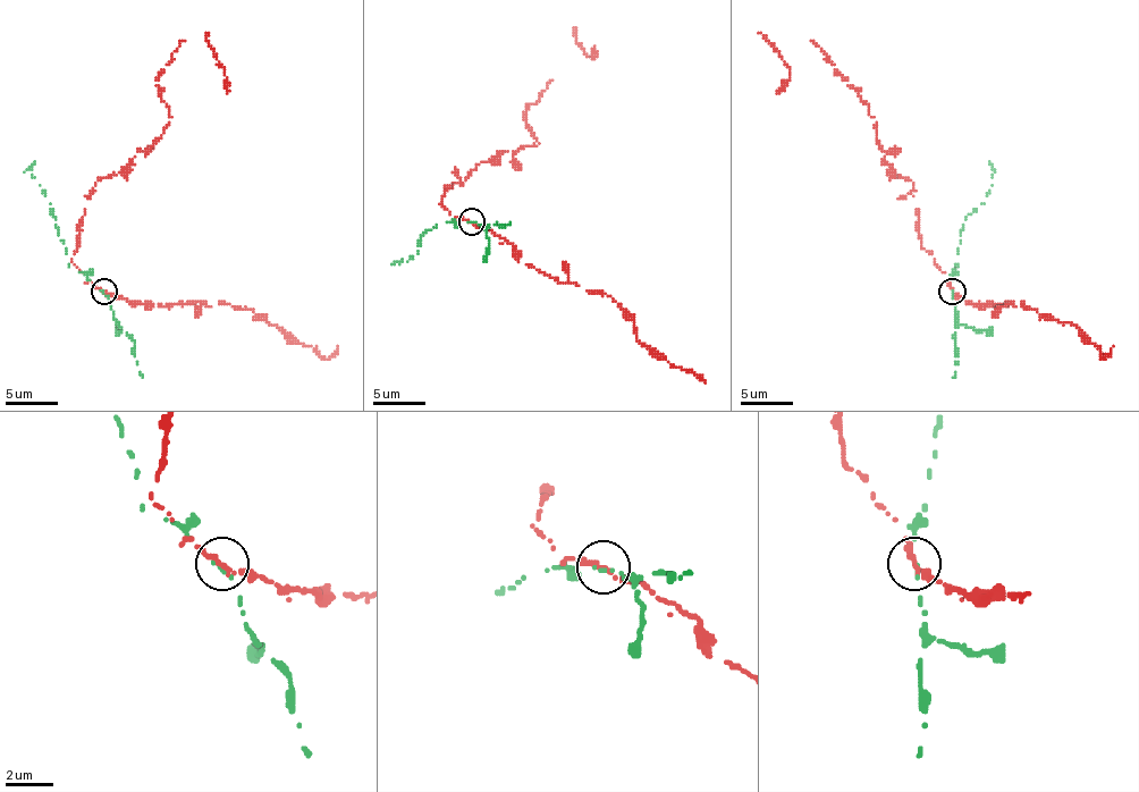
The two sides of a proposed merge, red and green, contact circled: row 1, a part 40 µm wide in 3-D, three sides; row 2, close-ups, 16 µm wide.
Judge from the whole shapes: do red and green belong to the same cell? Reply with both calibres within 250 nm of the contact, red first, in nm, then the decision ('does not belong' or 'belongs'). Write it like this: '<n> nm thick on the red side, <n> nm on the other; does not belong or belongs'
240 nm thick on the red side, 140 nm on the other; does not belong

